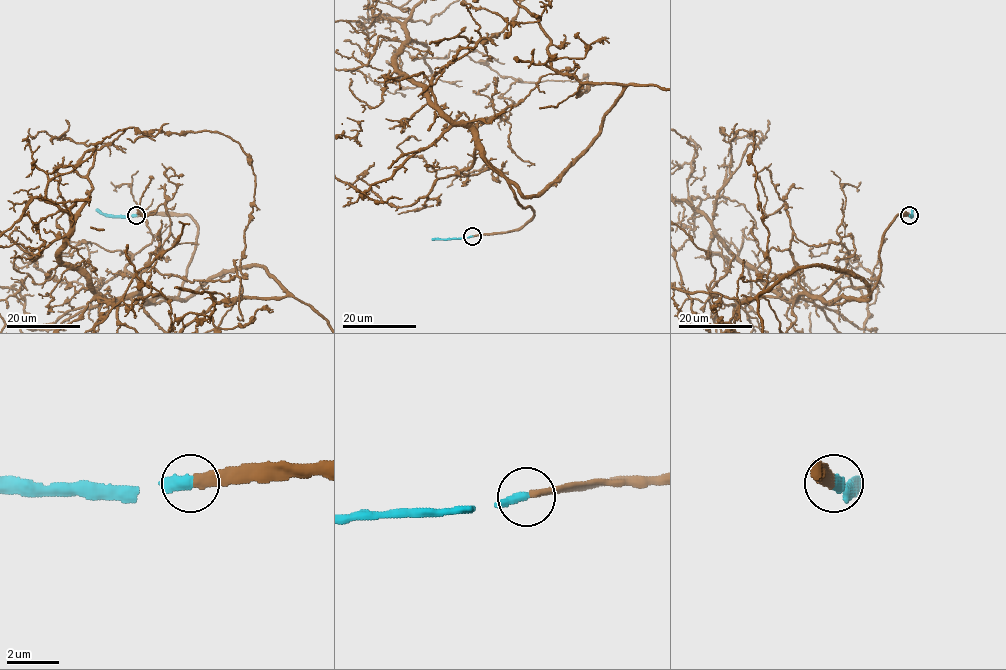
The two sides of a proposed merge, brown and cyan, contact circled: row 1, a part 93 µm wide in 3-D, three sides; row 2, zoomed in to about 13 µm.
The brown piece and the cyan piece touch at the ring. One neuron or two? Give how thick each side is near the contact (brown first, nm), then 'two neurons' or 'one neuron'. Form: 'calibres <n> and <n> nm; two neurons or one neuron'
calibres 360 and 440 nm; one neuron

